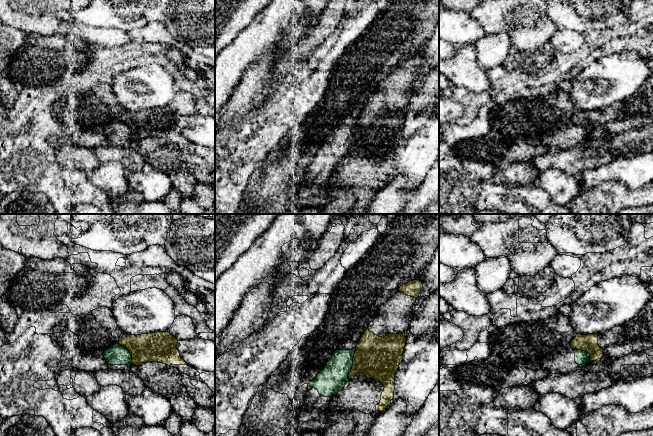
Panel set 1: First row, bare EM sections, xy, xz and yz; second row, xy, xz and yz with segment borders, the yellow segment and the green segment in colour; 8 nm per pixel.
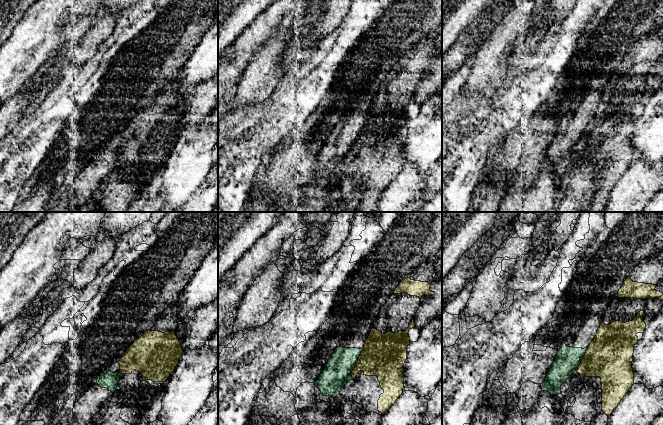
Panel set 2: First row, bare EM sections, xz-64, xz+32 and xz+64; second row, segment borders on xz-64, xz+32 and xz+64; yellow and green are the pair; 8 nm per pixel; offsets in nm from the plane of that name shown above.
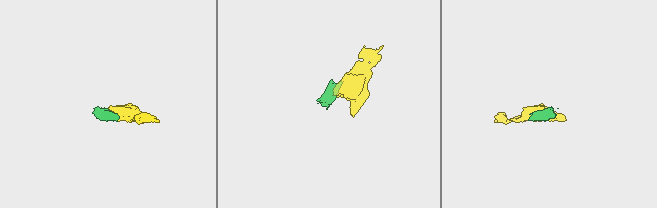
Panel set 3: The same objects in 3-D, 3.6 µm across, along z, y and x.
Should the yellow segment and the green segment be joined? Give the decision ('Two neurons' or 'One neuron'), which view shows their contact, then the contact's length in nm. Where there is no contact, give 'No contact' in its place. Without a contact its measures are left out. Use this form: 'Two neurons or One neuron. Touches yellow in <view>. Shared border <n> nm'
Two neurons. Touches yellow in xz. Shared border 260 nm

